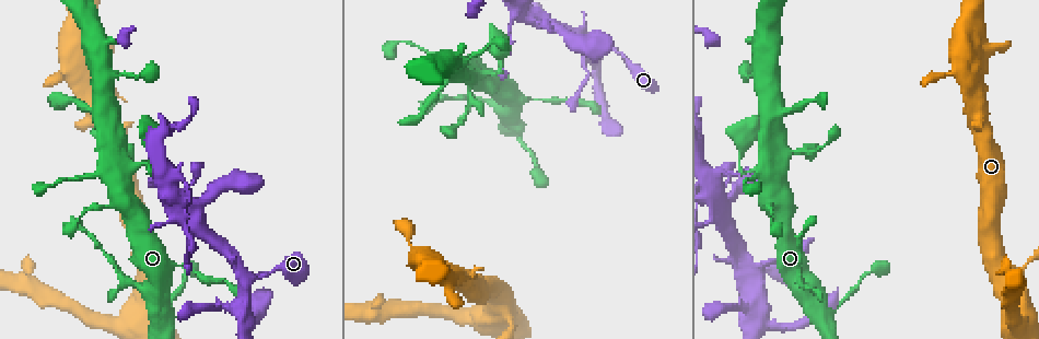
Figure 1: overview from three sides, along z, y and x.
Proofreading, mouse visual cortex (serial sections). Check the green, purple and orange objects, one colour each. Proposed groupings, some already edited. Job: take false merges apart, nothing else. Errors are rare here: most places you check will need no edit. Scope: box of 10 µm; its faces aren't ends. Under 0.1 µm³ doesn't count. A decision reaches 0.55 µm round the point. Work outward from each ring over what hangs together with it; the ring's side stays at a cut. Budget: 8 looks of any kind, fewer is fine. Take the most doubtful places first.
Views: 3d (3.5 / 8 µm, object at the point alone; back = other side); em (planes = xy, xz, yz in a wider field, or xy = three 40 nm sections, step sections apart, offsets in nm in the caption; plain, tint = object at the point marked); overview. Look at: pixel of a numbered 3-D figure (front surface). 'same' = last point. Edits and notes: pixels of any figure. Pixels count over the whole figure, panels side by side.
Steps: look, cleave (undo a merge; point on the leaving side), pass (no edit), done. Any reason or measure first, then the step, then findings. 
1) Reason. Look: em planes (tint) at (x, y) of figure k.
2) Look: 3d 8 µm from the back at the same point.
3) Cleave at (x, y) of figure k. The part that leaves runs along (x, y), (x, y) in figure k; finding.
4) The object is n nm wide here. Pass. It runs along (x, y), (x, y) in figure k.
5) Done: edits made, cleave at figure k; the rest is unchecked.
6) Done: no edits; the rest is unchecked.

Calibre changes. Look: 3d 8 µm at (140, 291) of figure 1.

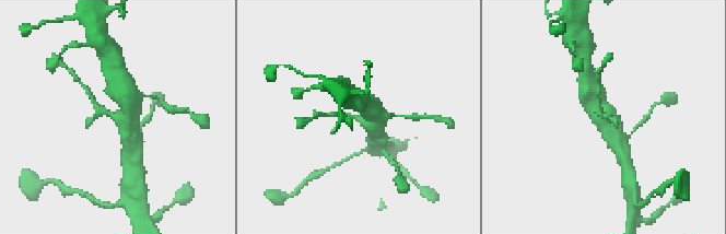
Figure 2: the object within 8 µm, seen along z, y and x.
Need the tissue. Look: em xy step 1 (tint) at the same point.

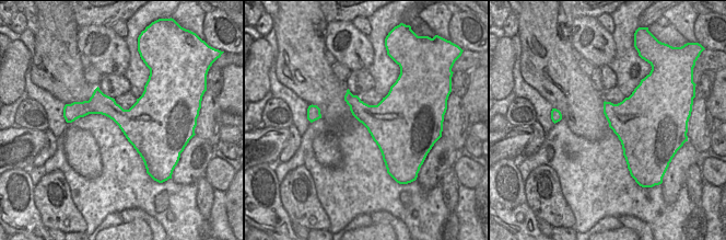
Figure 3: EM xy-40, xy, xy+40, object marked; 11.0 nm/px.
The object is 480 nm wide here. Pass. It runs along (124, 91), (121, 117), (91, 97) in figure 2; continuous, no second cell.

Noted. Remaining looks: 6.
A narrow waist. Look: 3d 3.5 µm at (246, 278) of figure 1.

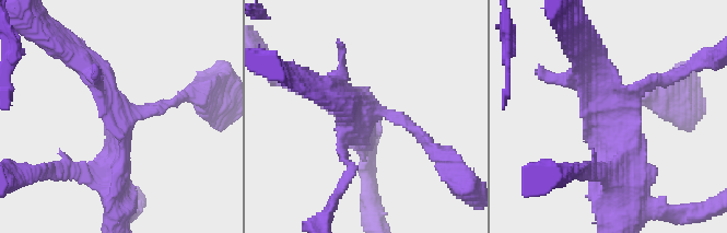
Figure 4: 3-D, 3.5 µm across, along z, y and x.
Look: em xy step 3 (plain) at (369, 112) of figure 4.

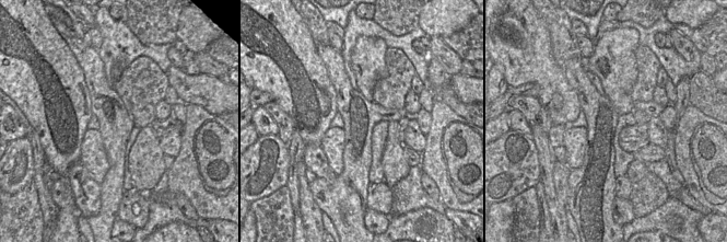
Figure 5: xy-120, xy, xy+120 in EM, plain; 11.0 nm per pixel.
Where the object lies. Look: em xy step 3 (tint) at the same point.

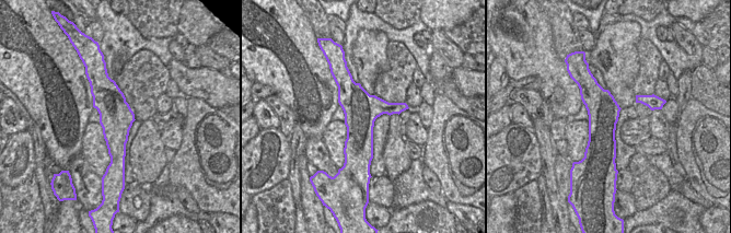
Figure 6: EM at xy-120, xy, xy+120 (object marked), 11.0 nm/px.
Pass. It runs along (346, 71), (357, 103), (357, 162) in figure 6; one cell here.

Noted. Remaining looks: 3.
Looks like a crossing. Look: 3d 3.5 µm at (725, 213) of figure 1.

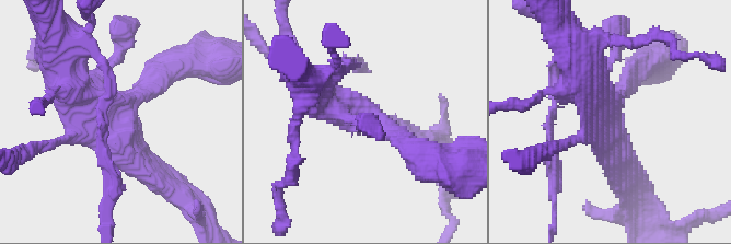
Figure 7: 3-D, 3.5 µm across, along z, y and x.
4 arms meet here; the arms are 200, 250, 250, 450 nm wide. Look: em planes (tint) at (116, 121) of figure 7.

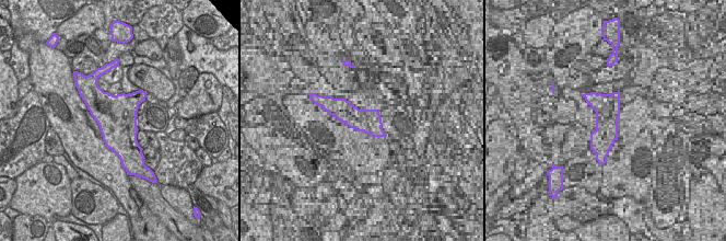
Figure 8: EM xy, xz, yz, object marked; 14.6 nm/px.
Pass. It runs along (158, 178), (64, 74) in figure 7; continuous, no second cell.

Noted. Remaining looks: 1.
Done: no edits; the rest is unchecked.

